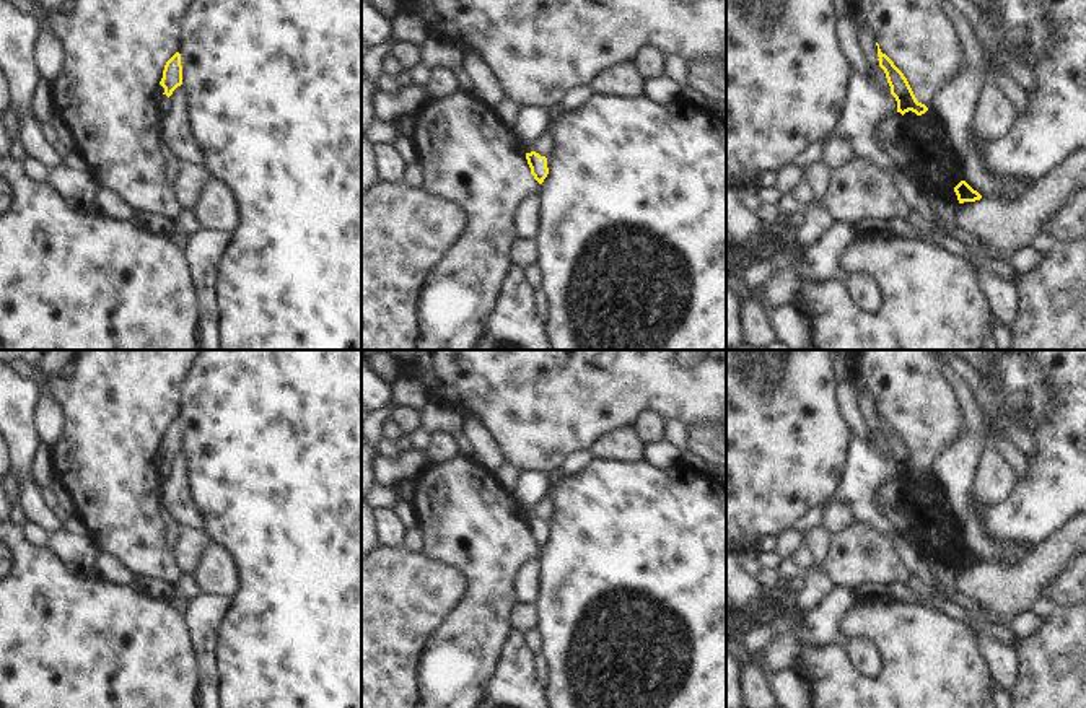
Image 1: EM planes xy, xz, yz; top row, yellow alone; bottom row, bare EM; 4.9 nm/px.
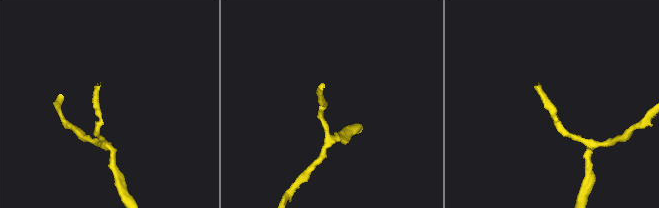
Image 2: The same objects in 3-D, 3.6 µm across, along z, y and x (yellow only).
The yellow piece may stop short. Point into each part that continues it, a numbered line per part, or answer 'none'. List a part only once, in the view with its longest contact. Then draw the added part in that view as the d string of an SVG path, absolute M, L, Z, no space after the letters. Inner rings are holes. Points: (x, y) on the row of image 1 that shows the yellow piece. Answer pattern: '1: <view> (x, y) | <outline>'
none

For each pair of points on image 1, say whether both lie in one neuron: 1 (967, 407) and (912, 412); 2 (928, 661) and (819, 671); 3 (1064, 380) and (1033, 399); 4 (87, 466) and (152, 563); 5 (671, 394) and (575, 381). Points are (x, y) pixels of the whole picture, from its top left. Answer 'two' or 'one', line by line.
1: two
2: one
3: two
4: one
5: one

